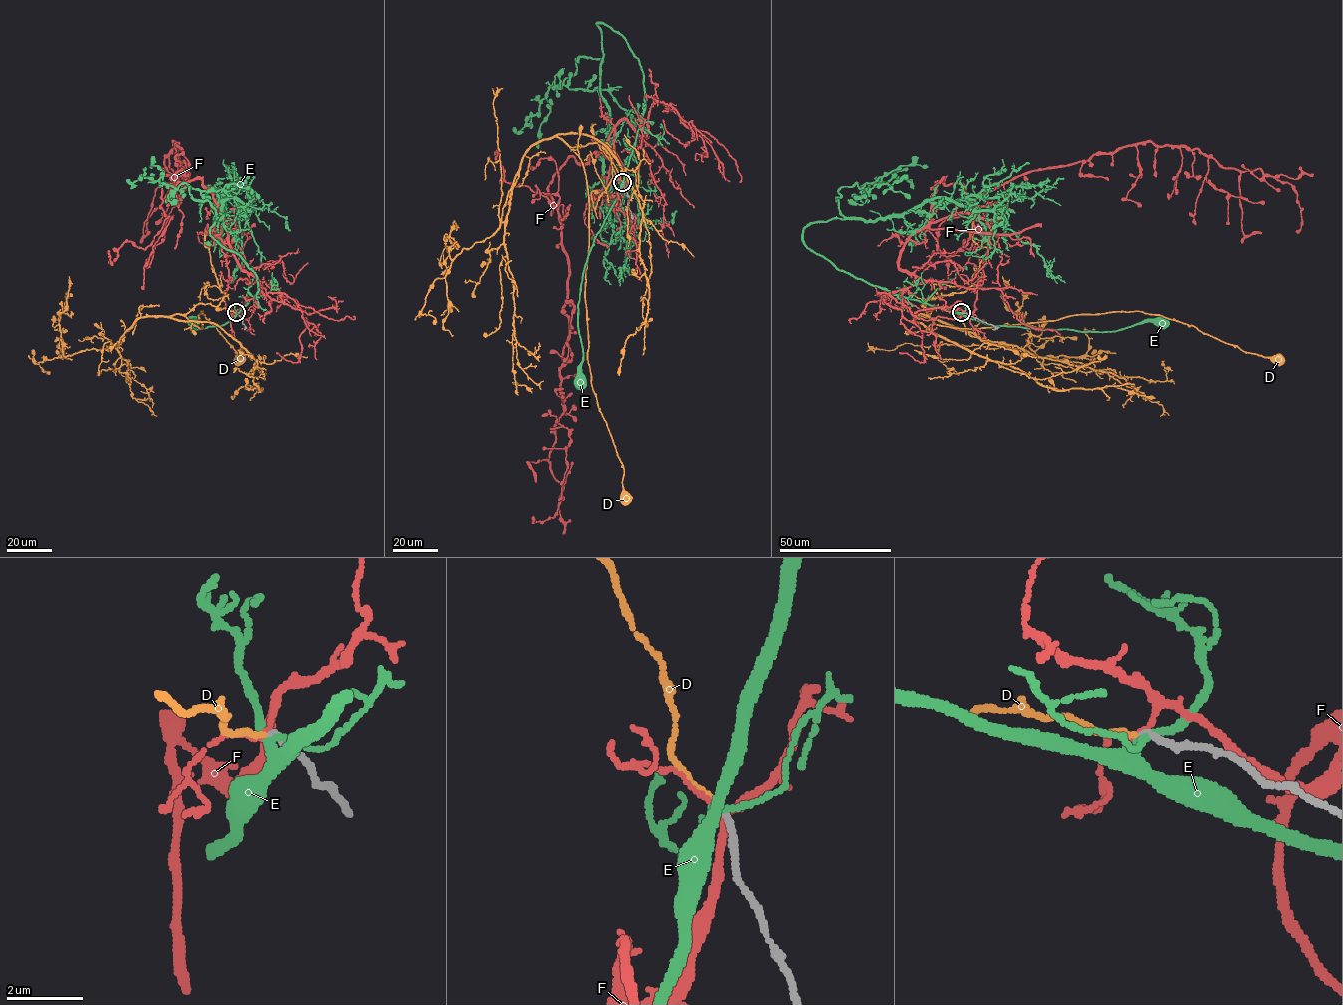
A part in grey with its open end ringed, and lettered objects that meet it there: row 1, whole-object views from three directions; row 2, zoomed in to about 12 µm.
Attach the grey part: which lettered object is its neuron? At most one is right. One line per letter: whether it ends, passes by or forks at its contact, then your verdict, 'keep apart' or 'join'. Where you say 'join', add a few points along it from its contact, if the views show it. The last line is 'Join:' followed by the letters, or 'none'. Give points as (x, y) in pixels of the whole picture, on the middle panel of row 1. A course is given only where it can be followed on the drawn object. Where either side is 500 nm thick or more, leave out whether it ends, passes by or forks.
D: it ends there; join; it runs (622, 182), (602, 143), (572, 148), (581, 161), (588, 195), (587, 363), (598, 408), (623, 466), (625, 497)
E: it forks there; keep apart
F: it forks there; keep apart
Join: D

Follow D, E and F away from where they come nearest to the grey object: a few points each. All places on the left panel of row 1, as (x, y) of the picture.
D: (235, 312), (199, 303), (185, 316), (202, 329), (198, 315), (201, 311), (237, 352), (239, 361)
E: (236, 312), (224, 325), (191, 331), (196, 327), (193, 321)
F: (236, 312), (233, 221), (200, 179), (161, 197), (182, 168), (174, 141), (146, 233)

